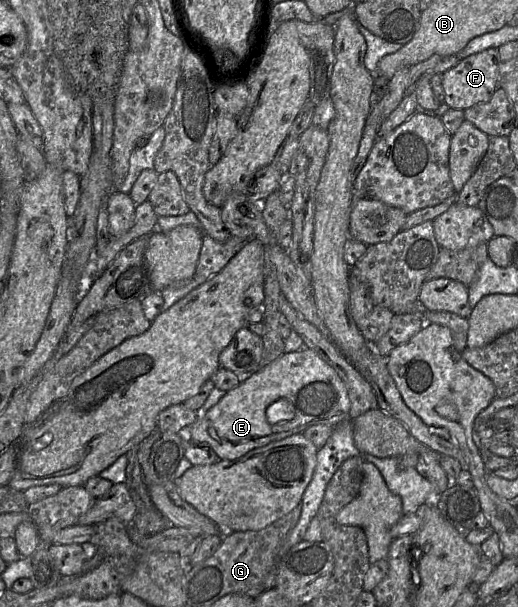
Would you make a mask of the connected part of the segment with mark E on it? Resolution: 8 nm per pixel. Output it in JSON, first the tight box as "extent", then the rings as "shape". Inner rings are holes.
{"extent":[185,347,350,460],"shape":[[[303,347],[296,352],[283,353],[265,367],[242,377],[239,385],[227,391],[208,411],[201,413],[196,422],[185,431],[185,434],[191,440],[209,445],[220,460],[235,460],[250,450],[294,434],[303,433],[307,428],[316,424],[335,427],[349,418],[350,406],[347,388],[335,369],[315,351]],[[278,400],[286,400],[291,405],[293,417],[288,421],[271,424],[267,420],[266,410]]]}

